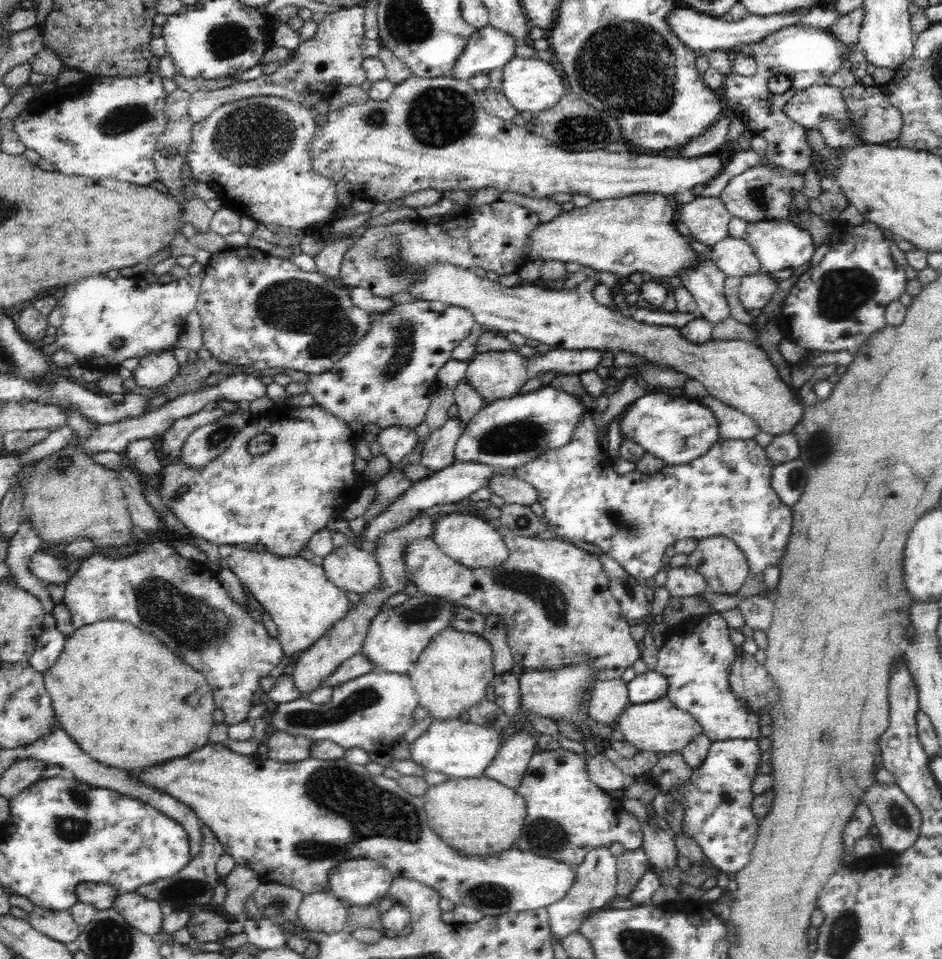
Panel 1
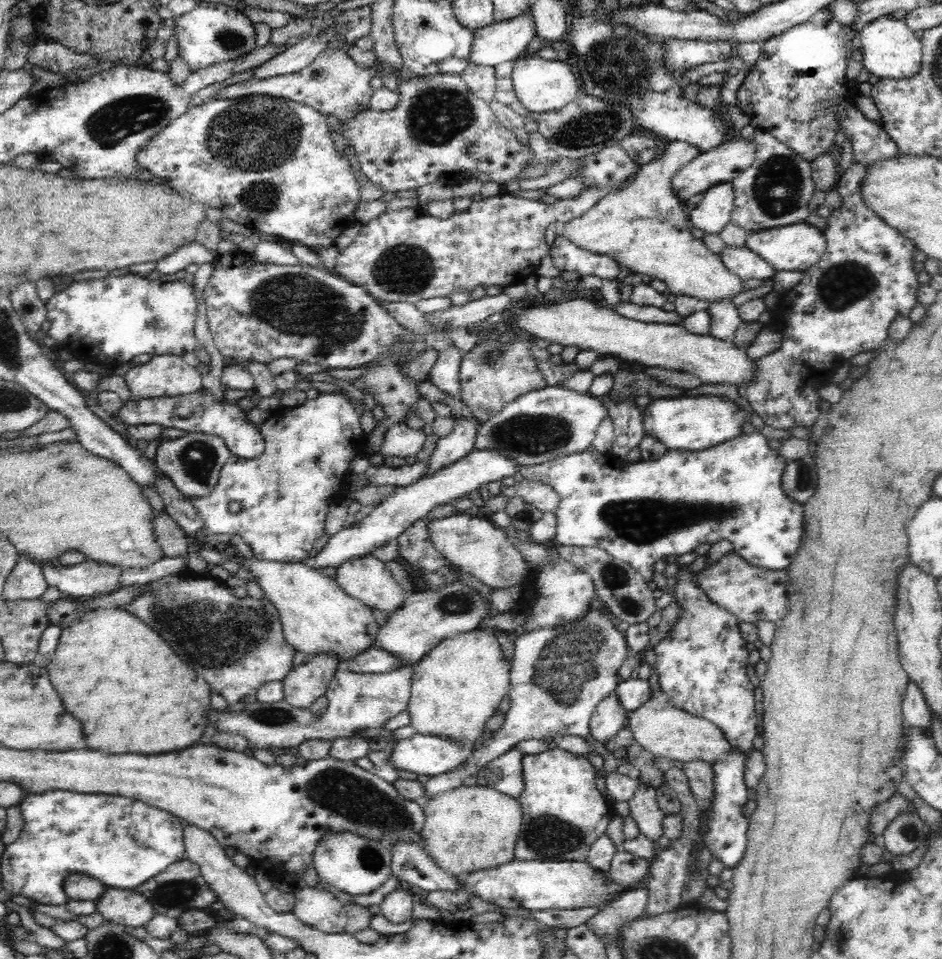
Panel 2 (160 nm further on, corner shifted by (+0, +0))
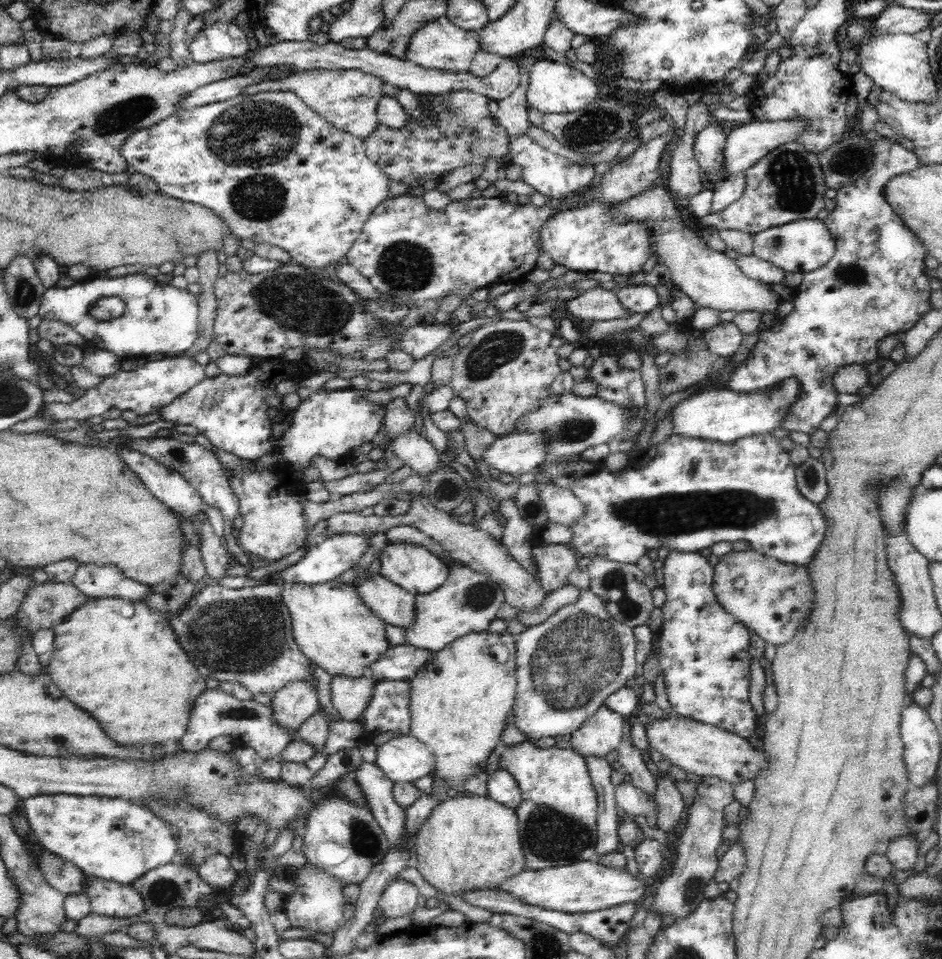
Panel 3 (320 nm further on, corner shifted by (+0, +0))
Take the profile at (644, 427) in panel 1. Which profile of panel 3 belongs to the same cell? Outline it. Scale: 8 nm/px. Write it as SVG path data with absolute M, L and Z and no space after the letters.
M794 377L774 386L771 393L740 394L731 390L706 388L680 402L671 412L672 432L692 439L731 443L754 434L766 434L780 426L780 420L789 414L789 407L801 394L801 383Z

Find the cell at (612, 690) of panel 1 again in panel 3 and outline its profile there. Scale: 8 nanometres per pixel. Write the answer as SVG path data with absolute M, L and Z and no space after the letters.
M607 706L600 708L588 717L583 725L578 730L575 730L569 738L569 748L574 749L578 754L584 756L601 756L605 758L612 750L617 750L623 737L623 722L624 716L618 714L614 710L610 710Z

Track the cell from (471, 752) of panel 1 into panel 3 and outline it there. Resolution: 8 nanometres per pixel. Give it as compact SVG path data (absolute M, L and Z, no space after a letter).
M400 735L376 747L375 763L392 782L413 782L435 769L435 754L414 736Z

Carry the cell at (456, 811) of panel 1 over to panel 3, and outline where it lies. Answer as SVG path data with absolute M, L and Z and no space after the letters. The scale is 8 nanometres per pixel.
M489 795L443 798L417 830L414 865L430 886L448 896L462 897L471 891L497 889L510 876L518 875L522 870L527 869L518 828L517 811L510 806L496 802Z

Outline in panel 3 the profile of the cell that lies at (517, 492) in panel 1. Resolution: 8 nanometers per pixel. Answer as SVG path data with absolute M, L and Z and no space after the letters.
M537 484L538 495L546 505L547 522L572 526L584 516L584 505L572 490L554 484Z

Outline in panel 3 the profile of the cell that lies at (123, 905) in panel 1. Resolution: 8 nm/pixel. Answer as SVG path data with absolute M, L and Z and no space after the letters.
M86 874L83 894L90 897L94 914L126 918L146 911L144 898L133 887L102 881L90 874Z

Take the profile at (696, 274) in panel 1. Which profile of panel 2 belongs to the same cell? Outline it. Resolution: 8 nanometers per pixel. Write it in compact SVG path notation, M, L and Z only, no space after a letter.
M713 299L712 302L706 302L706 310L710 316L710 335L716 339L733 342L742 319L732 300Z

